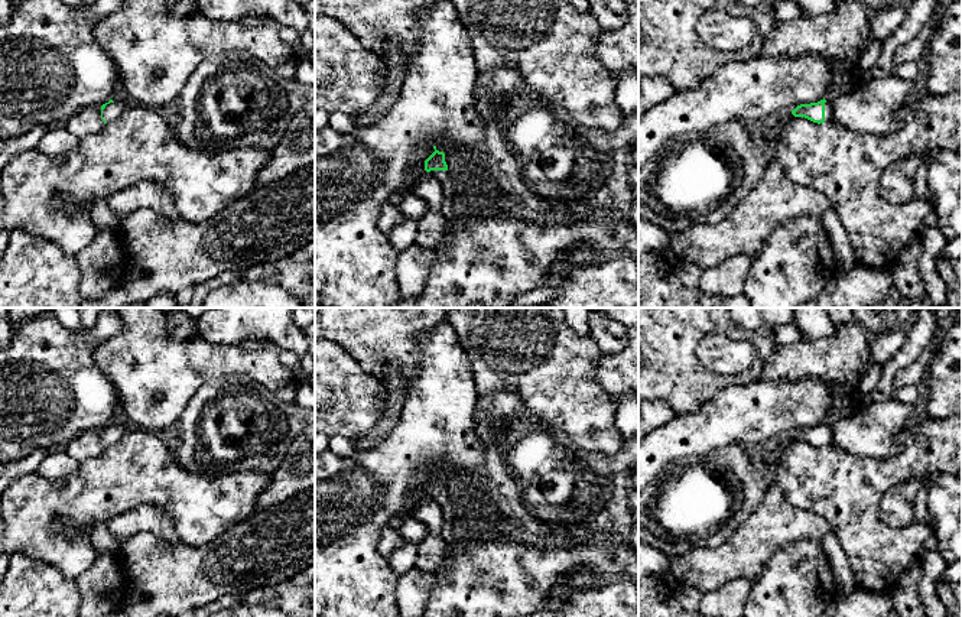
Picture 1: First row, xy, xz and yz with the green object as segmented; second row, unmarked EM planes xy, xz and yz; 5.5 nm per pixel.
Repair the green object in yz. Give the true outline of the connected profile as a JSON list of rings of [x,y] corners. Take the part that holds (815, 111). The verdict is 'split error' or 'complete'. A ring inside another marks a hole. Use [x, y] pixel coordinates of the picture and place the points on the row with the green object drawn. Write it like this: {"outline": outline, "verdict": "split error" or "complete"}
{"outline": [[[825,98],[818,103],[800,104],[790,113],[784,113],[780,117],[776,117],[764,124],[757,126],[758,136],[767,144],[776,144],[780,139],[783,129],[792,120],[792,117],[805,117],[813,123],[825,123],[832,120],[833,117],[833,105],[832,101],[826,101]]], "verdict": "split error"}

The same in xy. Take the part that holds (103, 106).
{"outline": [[[110,100],[108,103],[101,105],[101,118],[105,123],[114,121],[116,118],[120,117],[126,107],[124,101],[113,101]]], "verdict": "split error"}

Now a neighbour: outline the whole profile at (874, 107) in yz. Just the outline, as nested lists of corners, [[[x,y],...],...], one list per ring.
[[[891,75],[872,78],[835,100],[832,120],[858,133],[888,134],[903,126],[900,108],[913,97],[917,79]]]

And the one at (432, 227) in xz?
[[[422,172],[409,186],[407,192],[423,199],[428,207],[425,215],[417,221],[415,243],[425,249],[436,250],[442,244],[449,225],[442,212],[442,185],[428,172]]]

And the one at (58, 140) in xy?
[[[65,126],[49,127],[42,137],[36,150],[46,156],[64,156],[72,152],[79,143],[79,139],[72,134]]]

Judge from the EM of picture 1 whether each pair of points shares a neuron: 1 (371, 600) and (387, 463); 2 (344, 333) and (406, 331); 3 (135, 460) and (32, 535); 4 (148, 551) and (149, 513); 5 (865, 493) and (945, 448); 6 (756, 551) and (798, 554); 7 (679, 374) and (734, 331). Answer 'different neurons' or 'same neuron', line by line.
1: same neuron
2: same neuron
3: same neuron
4: different neurons
5: same neuron
6: different neurons
7: same neuron

